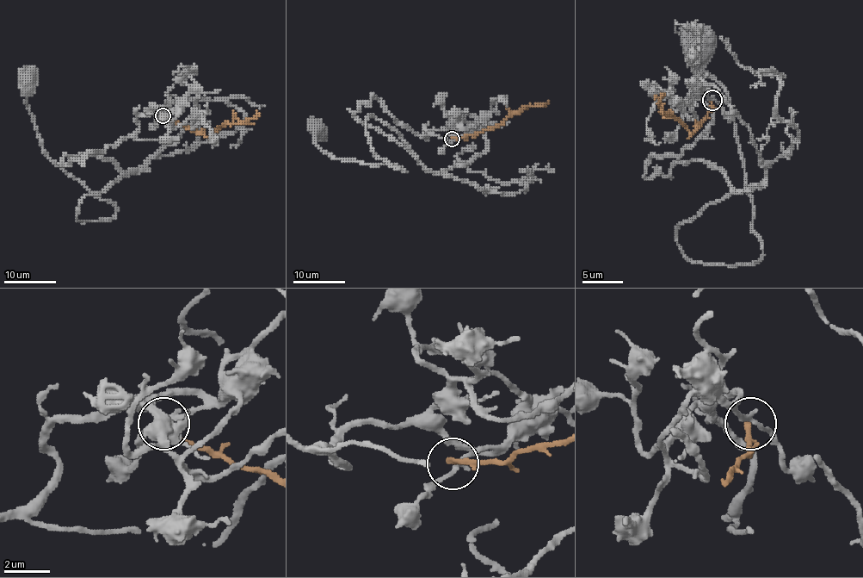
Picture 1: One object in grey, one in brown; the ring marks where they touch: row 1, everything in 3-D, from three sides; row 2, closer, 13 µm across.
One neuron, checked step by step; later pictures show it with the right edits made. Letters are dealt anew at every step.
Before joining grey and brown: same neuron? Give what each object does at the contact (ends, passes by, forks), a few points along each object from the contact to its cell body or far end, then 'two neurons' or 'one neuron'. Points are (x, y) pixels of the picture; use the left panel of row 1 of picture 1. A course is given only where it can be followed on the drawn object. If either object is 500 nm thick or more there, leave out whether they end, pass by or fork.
grey passes by | brown ends | grey via (163, 115), (196, 89), (197, 118), (82, 199), (81, 221), (109, 219), (116, 207), (43, 149), (31, 81) | brown via (163, 115), (210, 136), (224, 124), (247, 123), (257, 111) | two neurons

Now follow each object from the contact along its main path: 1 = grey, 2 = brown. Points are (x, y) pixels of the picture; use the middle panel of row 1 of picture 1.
1: (453, 138), (488, 125), (486, 149), (433, 172), (371, 116), (370, 147), (405, 170), (332, 157), (320, 130)
2: (453, 138), (465, 138), (471, 134), (491, 130), (528, 105), (541, 104), (546, 107)

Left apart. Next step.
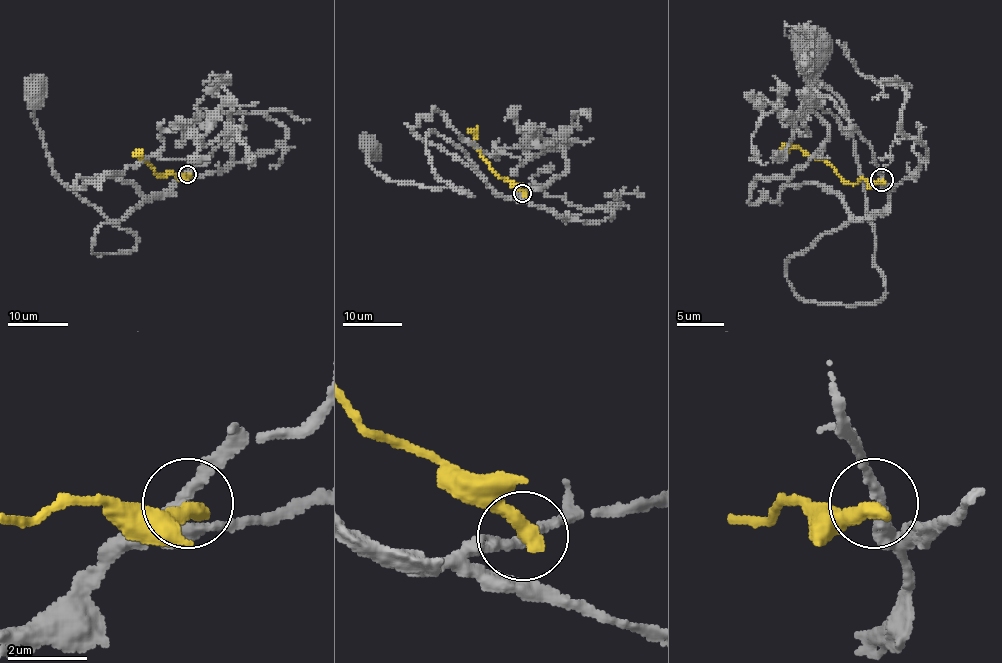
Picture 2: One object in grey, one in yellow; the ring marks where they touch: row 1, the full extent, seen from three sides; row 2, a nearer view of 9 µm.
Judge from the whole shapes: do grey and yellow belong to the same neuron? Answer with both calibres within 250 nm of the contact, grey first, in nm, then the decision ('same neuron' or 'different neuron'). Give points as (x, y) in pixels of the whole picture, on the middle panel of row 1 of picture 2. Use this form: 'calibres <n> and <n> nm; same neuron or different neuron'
calibres 260 and 440 nm; different neuron

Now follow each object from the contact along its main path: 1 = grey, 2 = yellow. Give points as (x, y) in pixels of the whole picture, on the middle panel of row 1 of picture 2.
1: (522, 192), (496, 192), (435, 133), (431, 168), (472, 195), (387, 179), (371, 167), (374, 148)
2: (522, 192), (493, 171), (479, 154), (475, 135), (469, 130)

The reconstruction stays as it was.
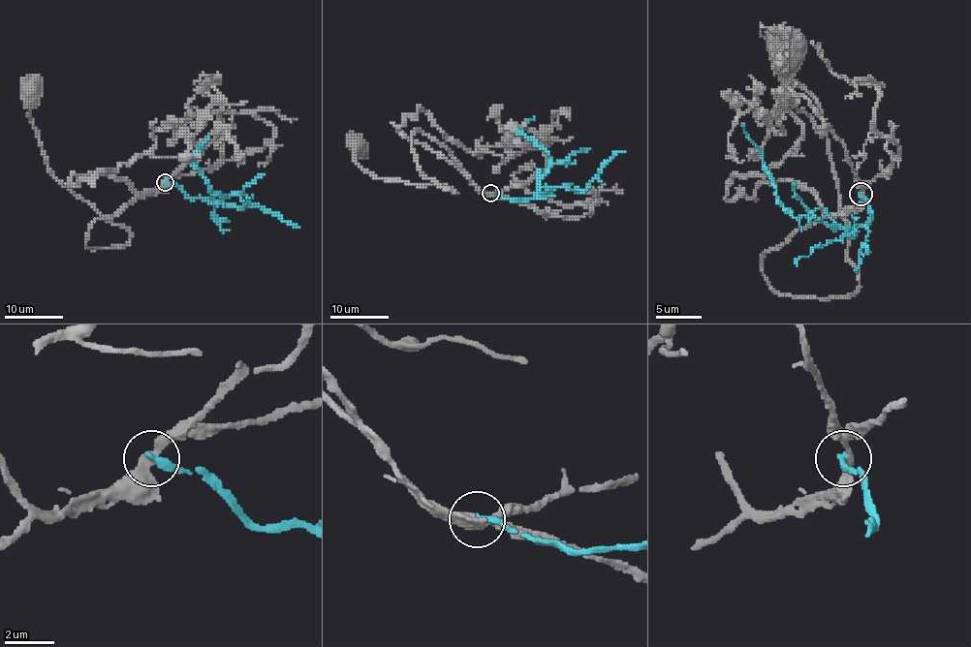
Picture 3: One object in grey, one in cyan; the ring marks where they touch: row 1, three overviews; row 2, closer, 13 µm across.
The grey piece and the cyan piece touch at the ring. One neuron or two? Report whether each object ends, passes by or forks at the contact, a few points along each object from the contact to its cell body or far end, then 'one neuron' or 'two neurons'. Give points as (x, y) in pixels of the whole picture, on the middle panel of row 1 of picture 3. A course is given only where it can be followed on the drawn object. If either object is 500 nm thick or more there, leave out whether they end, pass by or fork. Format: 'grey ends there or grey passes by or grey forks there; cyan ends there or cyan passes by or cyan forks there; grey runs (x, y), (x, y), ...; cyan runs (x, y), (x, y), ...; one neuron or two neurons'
grey passes by; cyan ends there; grey runs (491, 194), (421, 132), (412, 142), (416, 166), (455, 192), (374, 176), (358, 165), (360, 146); cyan runs (491, 194), (515, 200), (530, 200), (539, 186), (539, 179), (551, 163), (549, 154), (518, 131), (535, 117); two neurons

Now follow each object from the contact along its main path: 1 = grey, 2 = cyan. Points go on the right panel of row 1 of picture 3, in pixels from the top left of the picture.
1: (861, 195), (765, 255), (765, 280), (781, 293), (818, 298), (859, 284), (825, 121), (788, 52)
2: (861, 195), (873, 218), (850, 229), (795, 218), (763, 165), (763, 151), (741, 123)

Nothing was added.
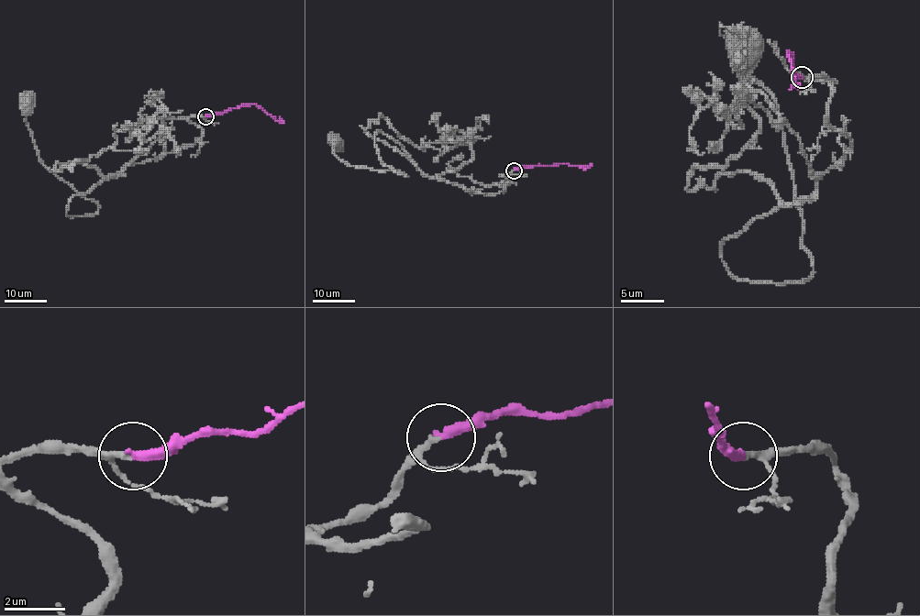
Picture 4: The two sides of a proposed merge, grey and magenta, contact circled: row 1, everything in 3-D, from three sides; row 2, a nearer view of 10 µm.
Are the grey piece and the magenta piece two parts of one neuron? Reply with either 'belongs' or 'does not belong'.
belongs

